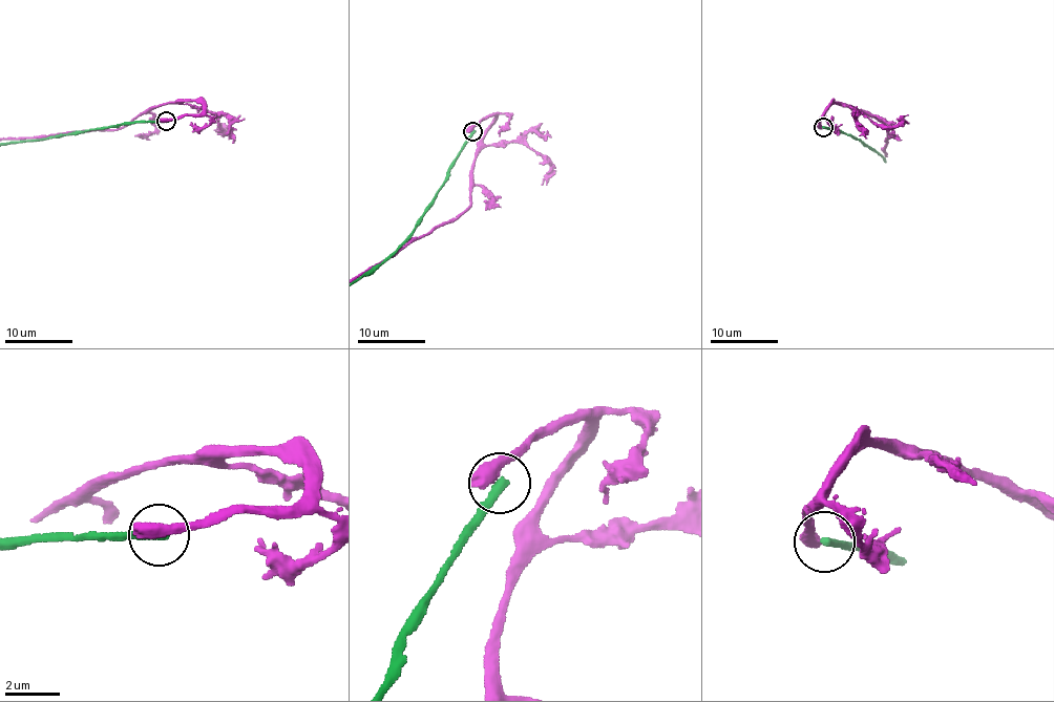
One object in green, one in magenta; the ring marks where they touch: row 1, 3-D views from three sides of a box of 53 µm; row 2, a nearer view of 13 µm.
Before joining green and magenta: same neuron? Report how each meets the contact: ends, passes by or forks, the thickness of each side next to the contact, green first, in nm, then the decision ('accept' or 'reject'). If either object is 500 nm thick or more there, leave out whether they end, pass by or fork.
320 nm thick on the green side, 600 nm on the other; reject

